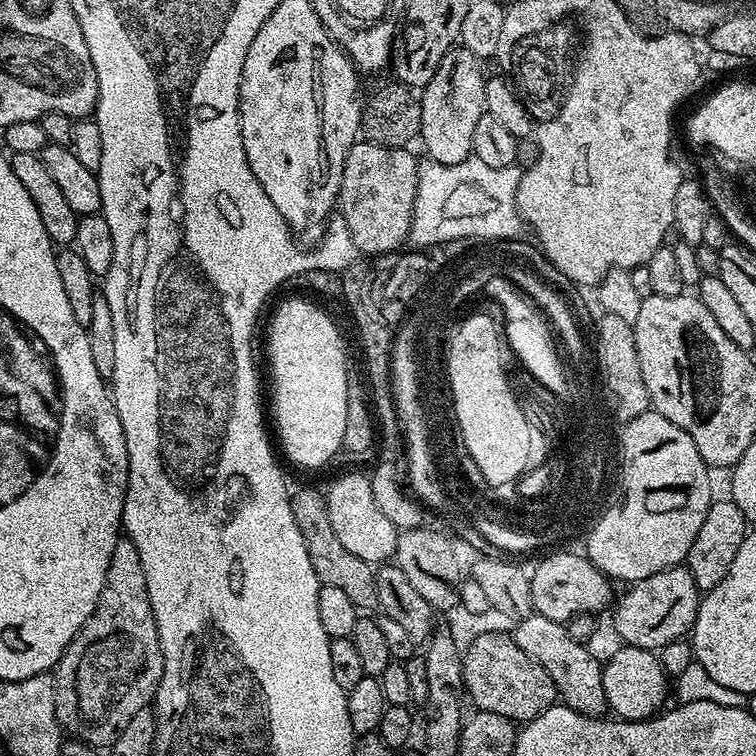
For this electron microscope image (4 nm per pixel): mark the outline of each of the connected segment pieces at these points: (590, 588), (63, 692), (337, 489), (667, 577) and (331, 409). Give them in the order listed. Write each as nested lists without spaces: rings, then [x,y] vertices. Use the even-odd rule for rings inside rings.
[[[556,550],[544,557],[545,560],[530,572],[532,611],[535,615],[568,622],[577,613],[600,614],[608,603],[608,607],[613,603],[613,581],[599,572],[583,555]]]
[[[127,538],[117,540],[110,558],[108,580],[98,598],[94,614],[84,624],[79,637],[70,642],[54,669],[55,713],[63,731],[76,734],[92,748],[110,750],[122,736],[122,730],[139,712],[145,711],[155,699],[157,686],[164,673],[164,655],[160,635],[152,616],[146,578],[138,550]]]
[[[348,472],[338,477],[326,491],[326,511],[330,526],[334,526],[334,534],[338,534],[338,542],[346,546],[353,561],[365,560],[371,566],[380,566],[395,557],[398,529],[382,510],[378,510],[372,481],[365,473],[363,476],[360,472]]]
[[[687,567],[666,568],[635,581],[629,588],[632,589],[621,600],[619,597],[615,601],[616,613],[612,616],[612,628],[624,639],[621,641],[627,647],[659,650],[691,633],[702,592],[696,587]]]
[[[300,298],[304,300],[284,300],[281,302],[280,305],[276,308],[276,313],[272,316],[272,325],[268,328],[268,364],[270,367],[272,367],[272,404],[270,400],[270,408],[272,411],[272,408],[274,411],[276,411],[276,432],[278,435],[280,435],[280,444],[279,447],[282,449],[284,447],[284,452],[286,455],[289,456],[290,459],[293,460],[294,463],[297,464],[300,468],[320,468],[323,466],[323,464],[328,464],[331,462],[332,459],[335,458],[336,455],[341,455],[342,449],[344,447],[344,435],[346,434],[346,410],[347,410],[347,398],[348,398],[348,389],[350,387],[350,381],[348,381],[348,348],[346,345],[344,345],[344,336],[342,333],[340,333],[340,328],[338,325],[335,324],[334,321],[331,320],[330,317],[327,316],[326,313],[323,312],[322,309],[319,308],[316,303],[313,302],[311,299],[308,298]]]

